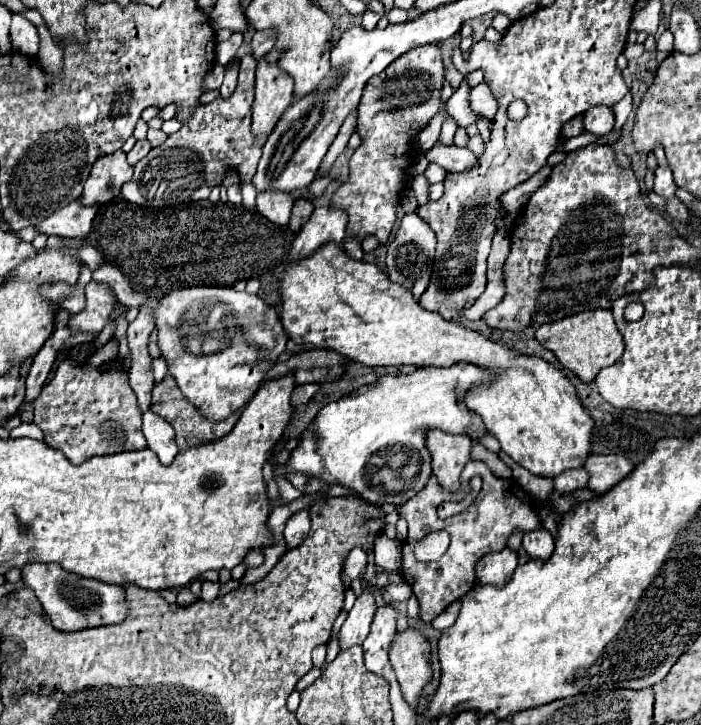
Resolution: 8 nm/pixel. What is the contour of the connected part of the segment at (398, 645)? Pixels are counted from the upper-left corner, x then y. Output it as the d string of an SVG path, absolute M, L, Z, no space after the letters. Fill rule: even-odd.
M408 625L406 631L398 631L394 635L390 645L390 663L400 681L404 699L410 707L416 707L420 691L432 679L430 643L416 627Z

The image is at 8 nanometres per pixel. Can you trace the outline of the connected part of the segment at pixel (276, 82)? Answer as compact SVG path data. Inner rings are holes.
M264 57L256 69L256 99L252 105L252 131L268 137L276 121L292 103L294 81L288 73L280 71L278 63L268 63Z

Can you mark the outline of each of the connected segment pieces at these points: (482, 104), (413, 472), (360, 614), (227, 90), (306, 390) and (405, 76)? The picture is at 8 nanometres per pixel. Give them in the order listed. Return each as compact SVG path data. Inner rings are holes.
M480 83L470 91L470 109L476 115L482 115L489 120L494 118L496 113L496 101L492 101L492 93L488 93L488 85Z
M470 363L452 365L448 369L440 367L422 367L408 375L384 375L374 385L364 385L356 393L342 397L340 401L328 403L320 409L314 423L304 431L298 449L294 451L288 467L276 467L282 475L286 471L300 471L308 473L310 477L326 479L326 483L346 485L354 489L364 501L368 503L390 503L390 505L404 505L410 497L414 497L432 475L432 459L426 449L426 433L428 427L442 429L446 433L466 433L472 439L484 435L484 423L476 413L468 411L462 405L464 393L472 385L488 383L492 377L484 373L484 369L476 369Z
M362 591L362 595L356 599L354 607L348 613L348 619L344 621L340 629L340 649L348 649L352 645L362 645L364 639L370 633L370 623L376 611L376 599L372 591Z
M238 57L232 61L230 65L226 65L226 75L224 75L224 83L220 87L220 95L228 97L234 89L236 89L236 81L238 81Z
M316 383L296 385L291 395L291 403L295 408L305 405L319 390Z
M432 43L416 47L408 55L396 59L388 69L384 69L384 73L372 77L364 87L356 127L362 145L350 159L348 181L330 201L332 207L342 207L348 213L348 233L356 233L360 239L376 235L380 243L386 243L396 221L396 207L404 193L406 173L416 157L412 153L412 137L404 129L416 123L426 123L434 113L438 113L444 81L442 71L442 51L438 43Z

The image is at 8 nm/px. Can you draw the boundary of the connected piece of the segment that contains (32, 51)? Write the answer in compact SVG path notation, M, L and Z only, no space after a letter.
M16 13L12 17L10 37L12 37L12 47L16 51L20 51L24 55L30 55L30 57L38 55L38 31L24 15Z

